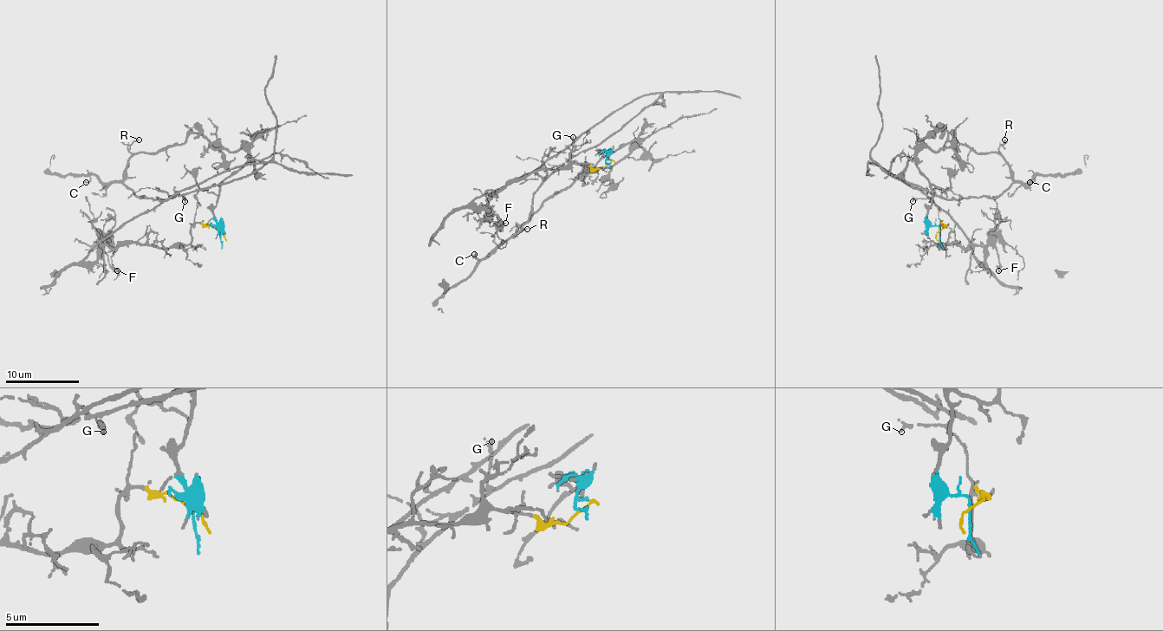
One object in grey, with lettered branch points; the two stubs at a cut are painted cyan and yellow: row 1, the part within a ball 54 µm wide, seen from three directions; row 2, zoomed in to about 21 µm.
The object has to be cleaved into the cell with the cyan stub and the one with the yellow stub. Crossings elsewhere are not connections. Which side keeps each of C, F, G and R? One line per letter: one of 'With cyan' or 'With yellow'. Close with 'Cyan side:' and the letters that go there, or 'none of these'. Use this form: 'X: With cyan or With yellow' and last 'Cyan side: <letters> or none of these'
C: With cyan
F: With yellow
G: With cyan
R: With cyan
Cyan side: C, G, R

